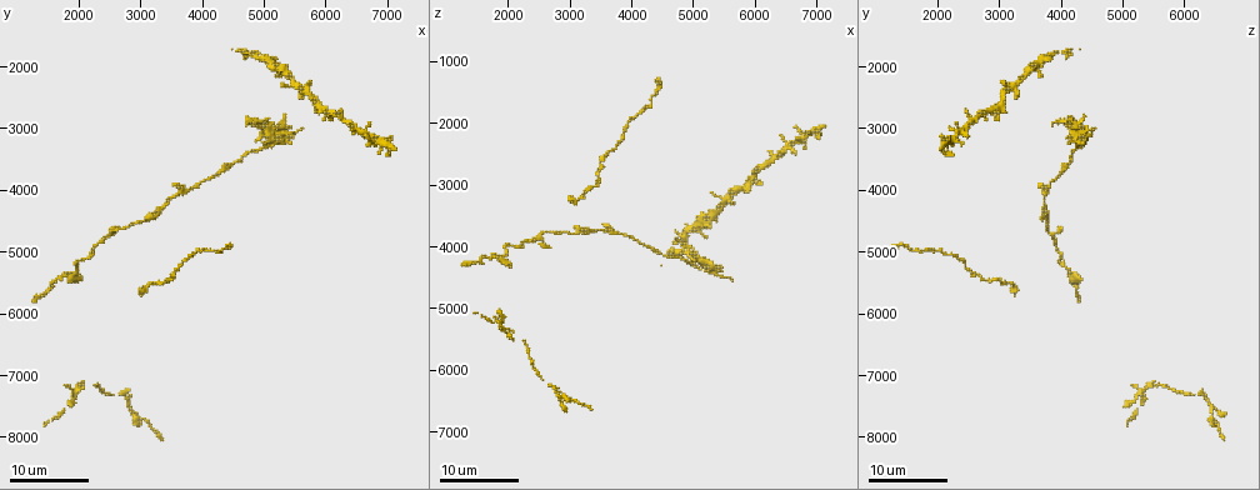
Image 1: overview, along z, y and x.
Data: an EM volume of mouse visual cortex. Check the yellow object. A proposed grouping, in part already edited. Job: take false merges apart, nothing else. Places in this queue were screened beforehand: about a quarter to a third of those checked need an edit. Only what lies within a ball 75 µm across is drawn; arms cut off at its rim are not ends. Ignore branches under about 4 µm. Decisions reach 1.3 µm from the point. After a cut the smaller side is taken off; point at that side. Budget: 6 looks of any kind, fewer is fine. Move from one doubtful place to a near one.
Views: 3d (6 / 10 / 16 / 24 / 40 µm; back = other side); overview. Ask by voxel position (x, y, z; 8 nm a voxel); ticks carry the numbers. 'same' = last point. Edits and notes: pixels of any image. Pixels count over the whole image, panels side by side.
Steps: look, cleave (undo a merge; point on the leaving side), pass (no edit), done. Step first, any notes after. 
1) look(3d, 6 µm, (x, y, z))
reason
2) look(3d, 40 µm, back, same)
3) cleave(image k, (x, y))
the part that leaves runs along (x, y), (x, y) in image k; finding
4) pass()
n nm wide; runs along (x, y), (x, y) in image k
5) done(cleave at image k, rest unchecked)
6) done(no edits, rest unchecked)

look(3d, 16 µm, (1900, 7300, 5250))
looks like a crossing

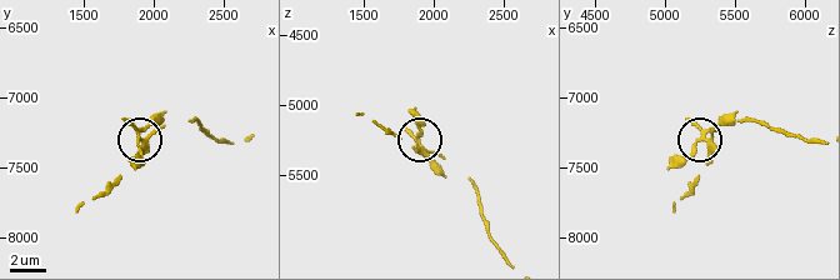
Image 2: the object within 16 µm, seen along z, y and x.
look(3d, 10 µm, (1900, 7320, 5280))

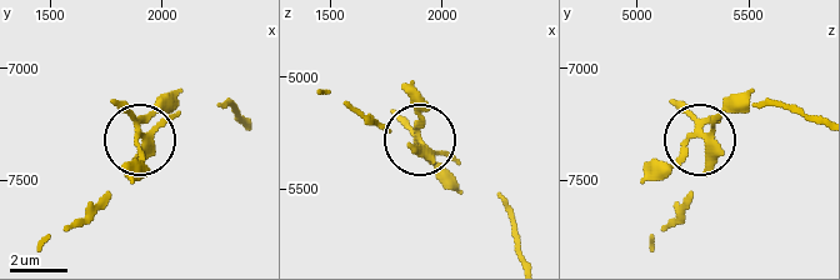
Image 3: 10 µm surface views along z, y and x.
cleave(image 3, (160, 105))
the part that leaves runs along (701, 139), (641, 179) in image 3; a second cell is stuck on

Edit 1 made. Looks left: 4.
look(3d, 16 µm, (2850, 7600, 6500))

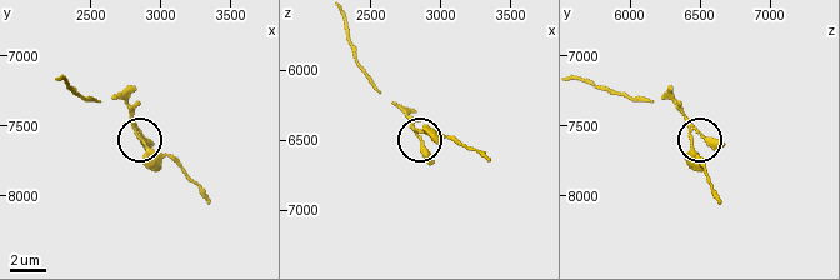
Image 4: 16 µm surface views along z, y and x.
look(3d, 6 µm, (2860, 7580, 6440))

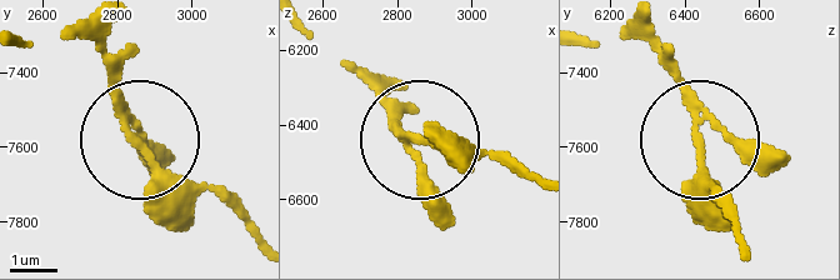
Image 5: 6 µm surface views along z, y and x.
cleave(image 5, (145, 188))
3 arms; the part that leaves runs along (124, 116), (160, 160), (219, 196), (255, 244) in image 5; two cells meet here

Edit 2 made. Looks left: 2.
done(cleave at image 3, cleave at image 5, rest unchecked)

